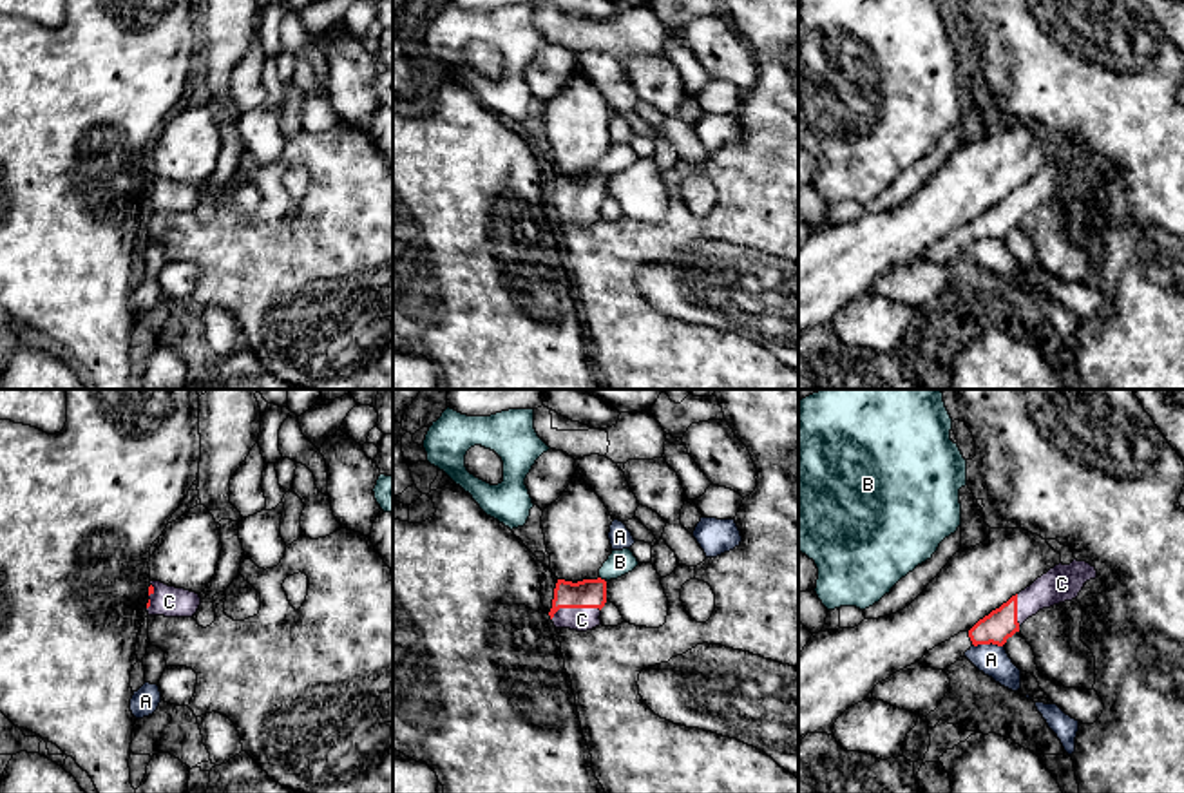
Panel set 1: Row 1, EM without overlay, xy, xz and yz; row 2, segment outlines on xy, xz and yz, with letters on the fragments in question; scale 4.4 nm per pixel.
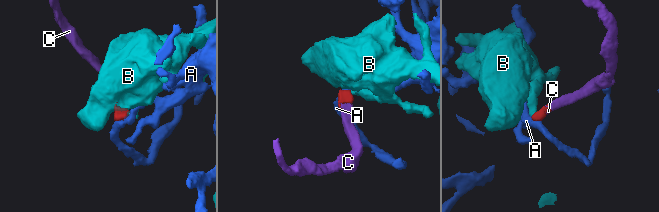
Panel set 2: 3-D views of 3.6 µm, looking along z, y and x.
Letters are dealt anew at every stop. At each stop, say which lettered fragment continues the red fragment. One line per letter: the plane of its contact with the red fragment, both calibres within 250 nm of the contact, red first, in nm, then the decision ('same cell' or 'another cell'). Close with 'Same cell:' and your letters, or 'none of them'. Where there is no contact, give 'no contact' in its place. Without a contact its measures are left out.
A: meets red in yz; 140 nm thick on the red side, 140 nm on the other; another cell
B: meets red in xz; 130 nm thick on the red side, 110 nm on the other; another cell
C: meets red in xz; 130 nm thick on the red side, 110 nm on the other; same cell
Same cell: C

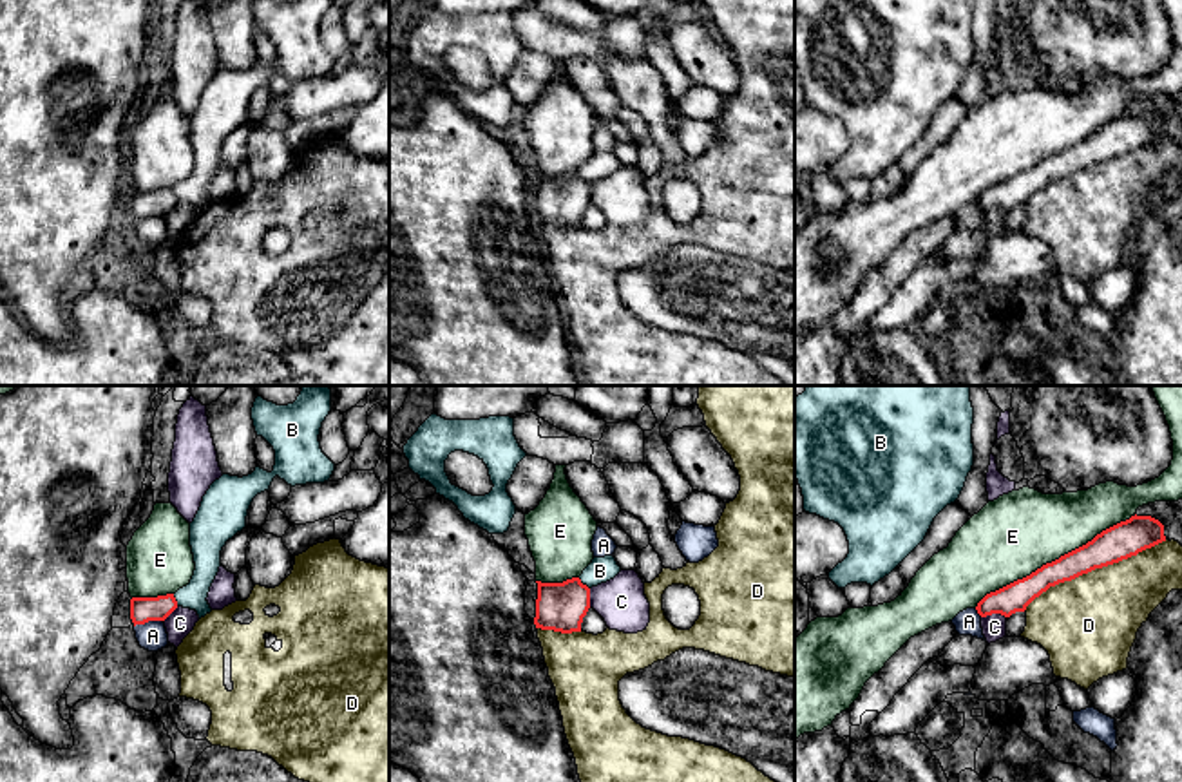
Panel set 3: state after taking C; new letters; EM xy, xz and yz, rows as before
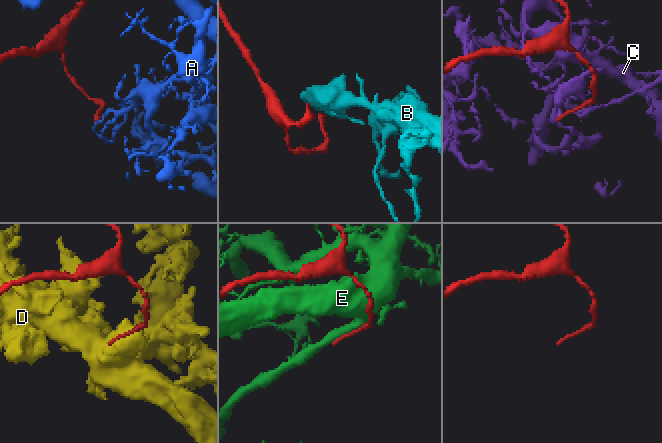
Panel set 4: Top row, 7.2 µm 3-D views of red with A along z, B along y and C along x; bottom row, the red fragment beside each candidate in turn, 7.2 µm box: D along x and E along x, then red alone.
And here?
A: meets red in xy; 110 nm thick on the red side, 130 nm on the other; another cell
B: meets red in xz; 220 nm thick on the red side, 110 nm on the other; another cell
C: meets red in yz; 130 nm thick on the red side, 110 nm on the other; another cell
D: meets red in yz; 160 nm thick on the red side, 420 nm on the other; another cell
E: meets red in yz; 150 nm thick on the red side, 360 nm on the other; another cell
Same cell: none of them

